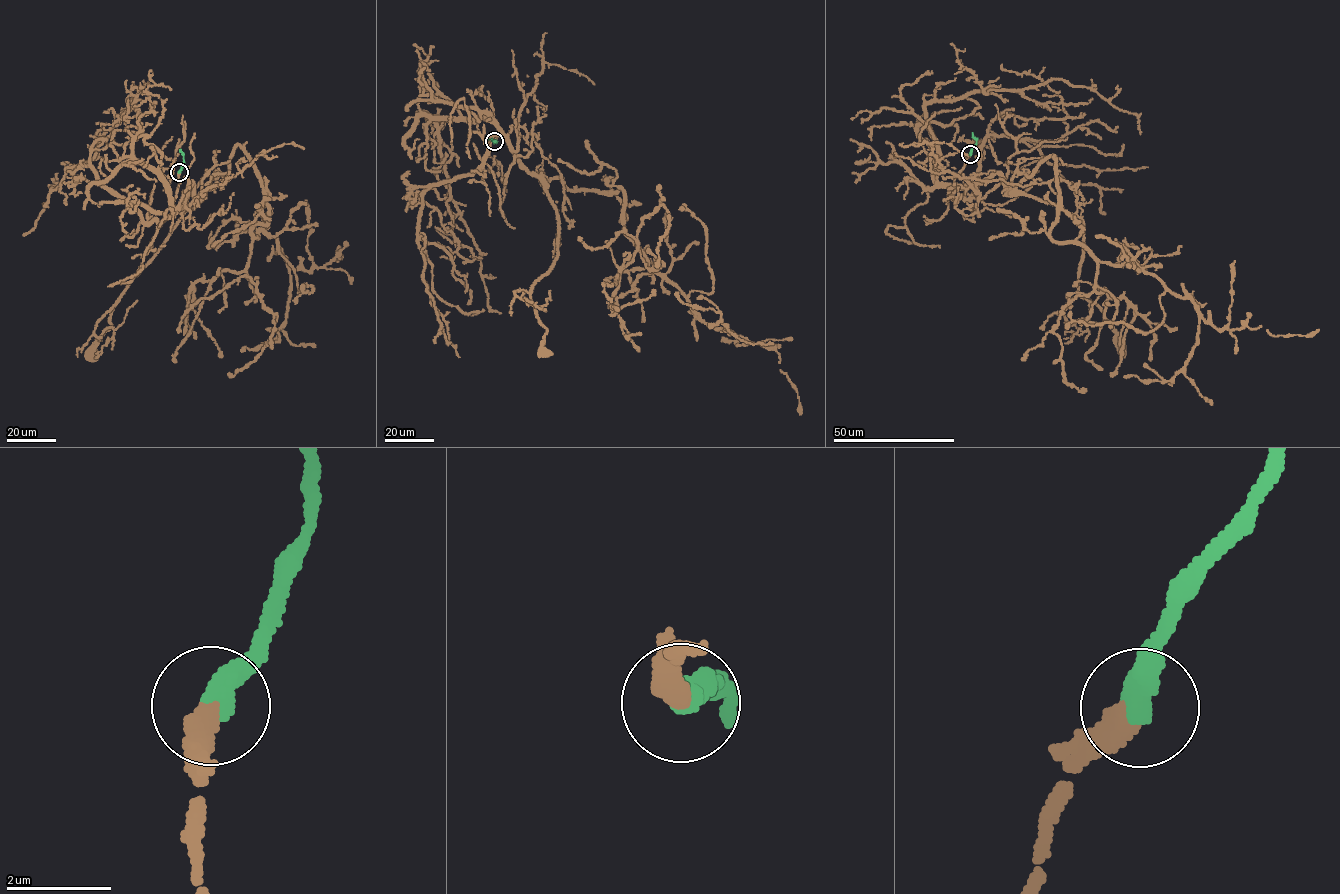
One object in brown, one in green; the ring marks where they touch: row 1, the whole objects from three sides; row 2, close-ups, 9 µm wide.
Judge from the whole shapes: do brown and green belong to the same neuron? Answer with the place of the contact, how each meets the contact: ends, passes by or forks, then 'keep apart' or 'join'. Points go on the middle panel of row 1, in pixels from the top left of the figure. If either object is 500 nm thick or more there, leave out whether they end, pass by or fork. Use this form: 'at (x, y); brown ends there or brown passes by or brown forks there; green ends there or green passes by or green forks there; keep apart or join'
at (494, 141); join

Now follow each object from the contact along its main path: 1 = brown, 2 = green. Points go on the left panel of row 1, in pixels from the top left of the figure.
1: (179, 172), (174, 207), (183, 204), (191, 183), (201, 200), (113, 307), (111, 328), (92, 355)
2: (179, 172), (184, 158), (180, 150)

